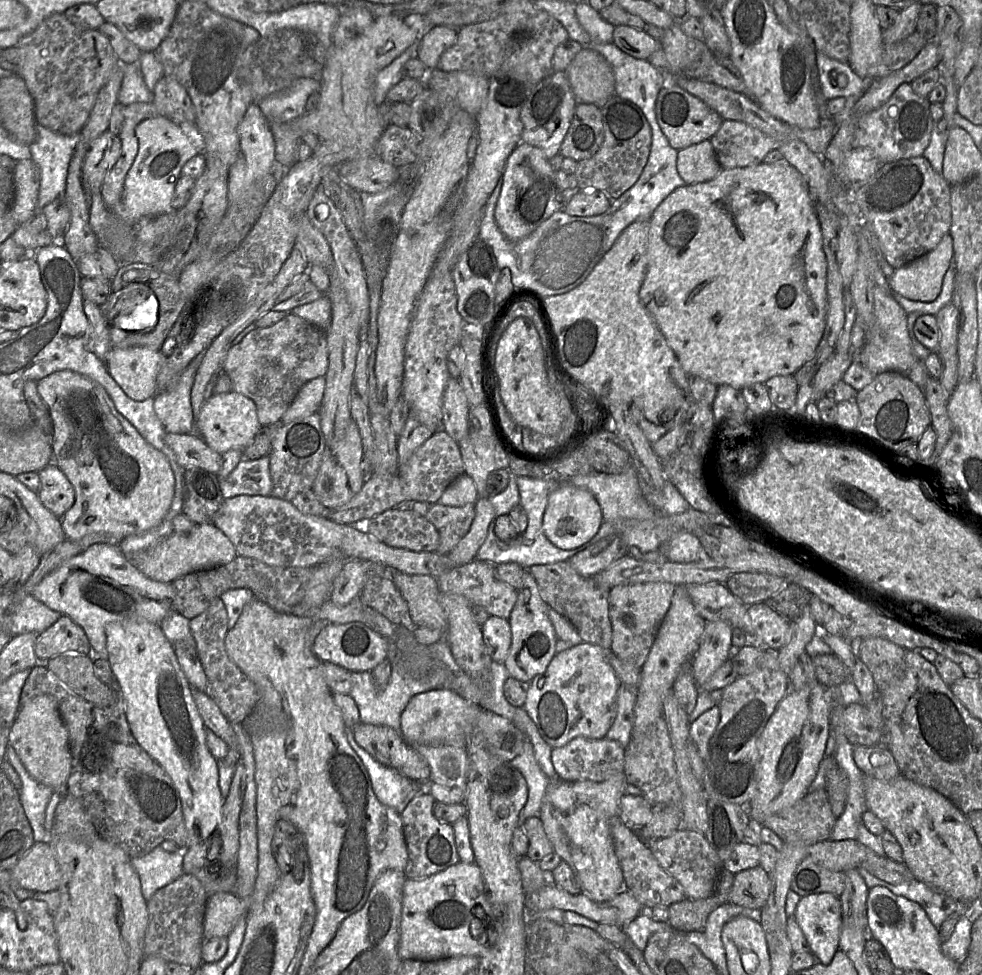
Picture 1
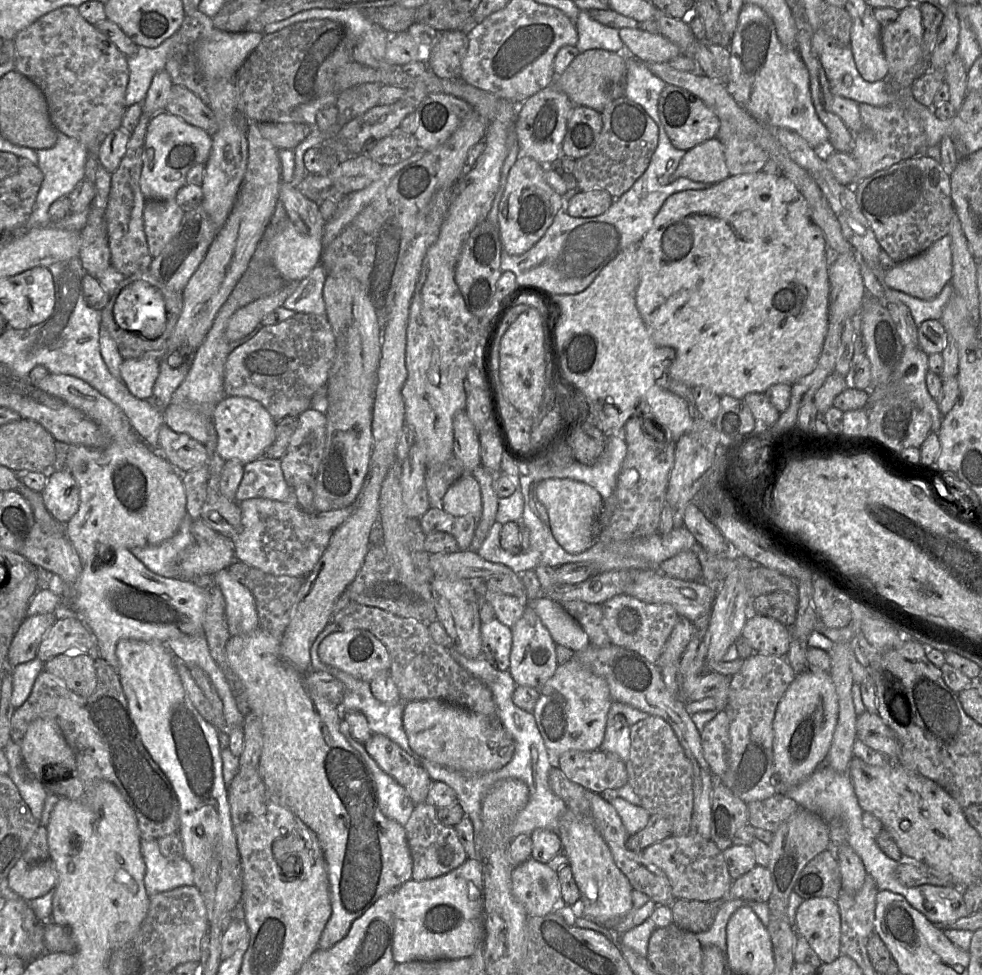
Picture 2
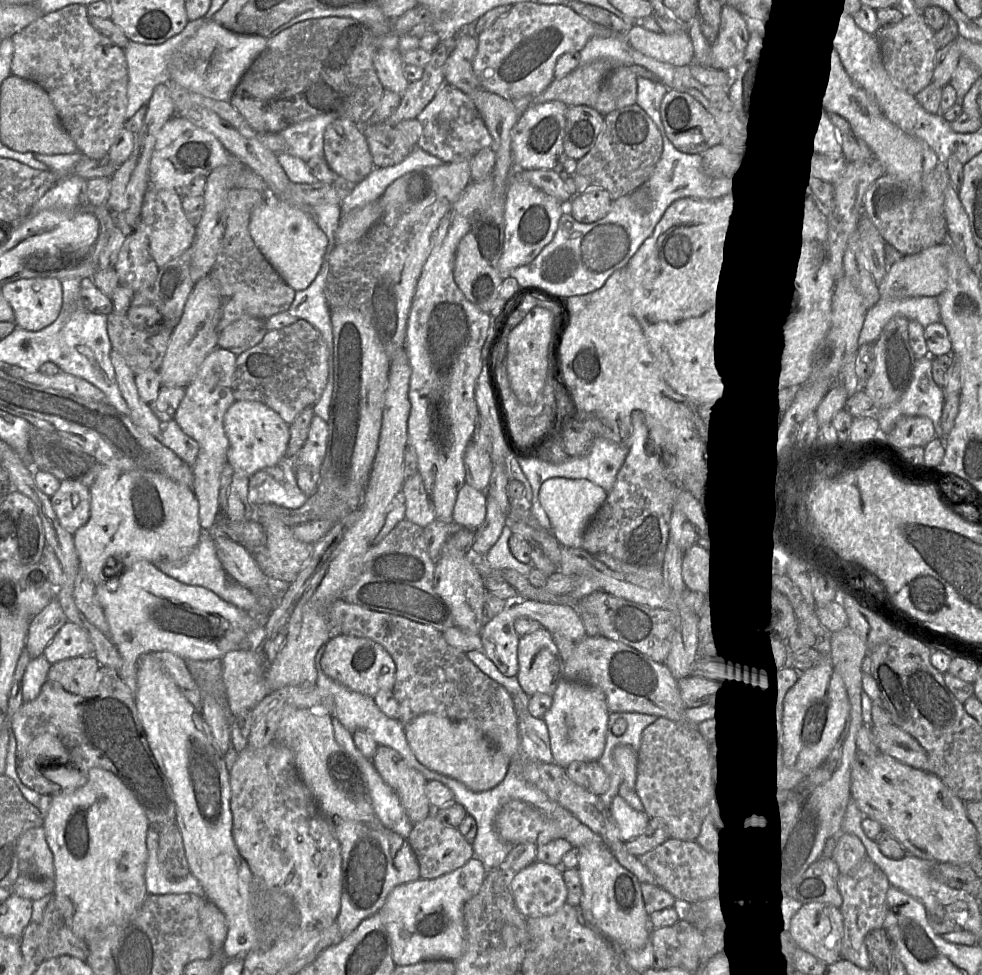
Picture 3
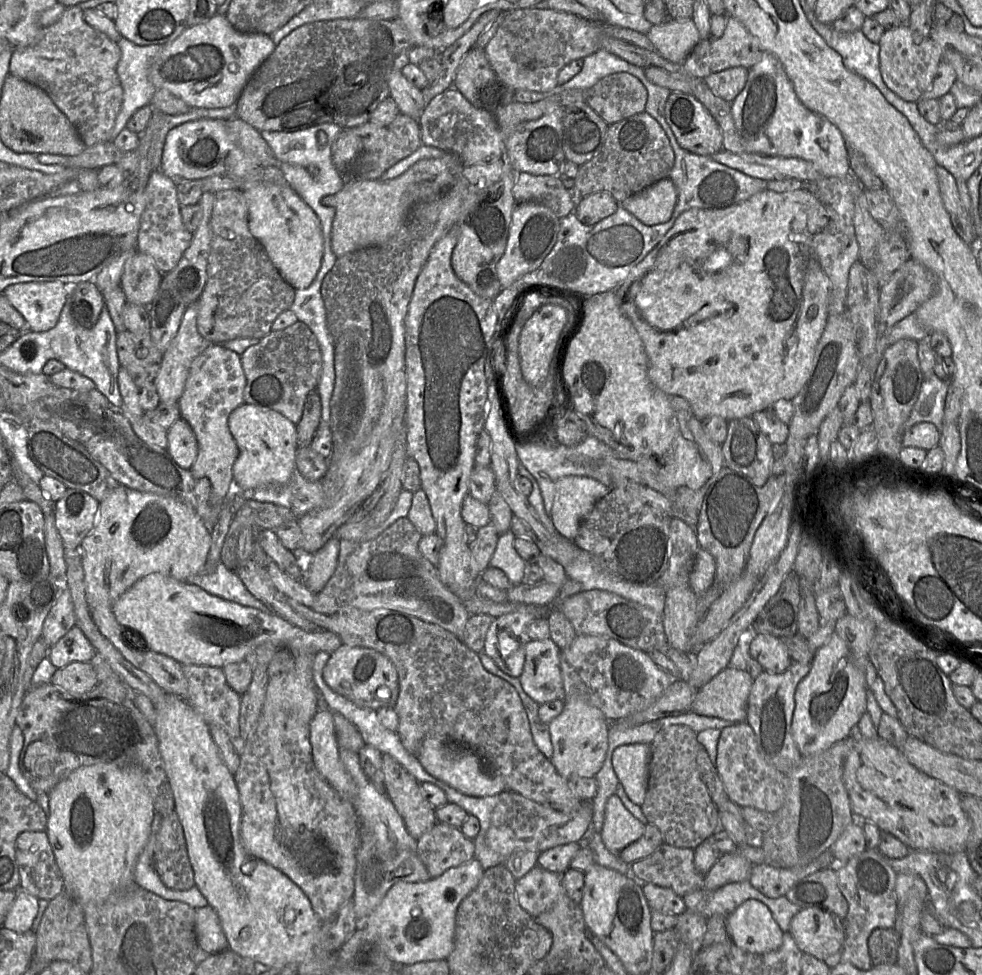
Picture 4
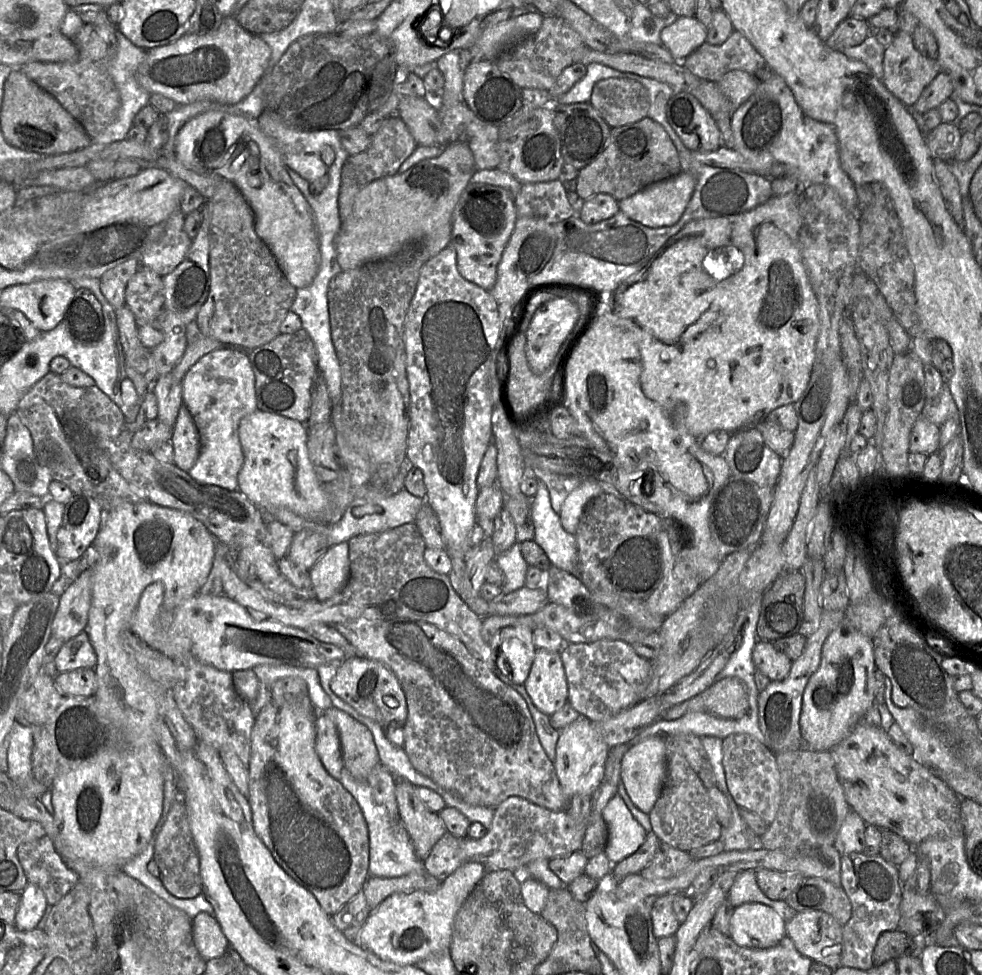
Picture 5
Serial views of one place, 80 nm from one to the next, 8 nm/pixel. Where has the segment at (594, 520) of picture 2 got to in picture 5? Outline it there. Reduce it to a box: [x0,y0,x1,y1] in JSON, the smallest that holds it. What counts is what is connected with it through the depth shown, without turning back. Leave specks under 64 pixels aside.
[559,480,603,534]

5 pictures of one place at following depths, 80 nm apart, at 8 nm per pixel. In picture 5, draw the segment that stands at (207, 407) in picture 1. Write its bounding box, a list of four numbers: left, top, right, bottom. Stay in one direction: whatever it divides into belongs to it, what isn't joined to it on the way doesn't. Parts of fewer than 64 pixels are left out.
[238,410,327,518]

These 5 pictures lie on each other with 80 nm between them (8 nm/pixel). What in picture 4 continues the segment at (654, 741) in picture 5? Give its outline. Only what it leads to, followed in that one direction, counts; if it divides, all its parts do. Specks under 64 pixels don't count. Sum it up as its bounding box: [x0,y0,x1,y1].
[612,743,650,806]

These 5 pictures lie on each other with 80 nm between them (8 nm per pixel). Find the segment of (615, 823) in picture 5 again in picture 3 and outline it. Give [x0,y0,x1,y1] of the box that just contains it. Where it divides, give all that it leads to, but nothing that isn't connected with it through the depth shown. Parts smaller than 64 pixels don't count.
[609,795,650,842]

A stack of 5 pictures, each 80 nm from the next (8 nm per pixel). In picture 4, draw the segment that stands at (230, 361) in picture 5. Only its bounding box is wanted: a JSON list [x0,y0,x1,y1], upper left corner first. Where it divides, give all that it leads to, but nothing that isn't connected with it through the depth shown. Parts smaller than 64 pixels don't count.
[178,344,246,507]

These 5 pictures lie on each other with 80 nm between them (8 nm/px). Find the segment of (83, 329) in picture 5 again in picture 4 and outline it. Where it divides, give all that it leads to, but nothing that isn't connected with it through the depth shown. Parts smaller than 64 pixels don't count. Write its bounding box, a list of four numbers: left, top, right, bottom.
[71,281,106,329]

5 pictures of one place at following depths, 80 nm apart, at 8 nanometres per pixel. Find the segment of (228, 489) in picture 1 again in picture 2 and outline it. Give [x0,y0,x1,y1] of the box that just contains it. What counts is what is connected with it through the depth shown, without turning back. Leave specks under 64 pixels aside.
[235,456,297,505]

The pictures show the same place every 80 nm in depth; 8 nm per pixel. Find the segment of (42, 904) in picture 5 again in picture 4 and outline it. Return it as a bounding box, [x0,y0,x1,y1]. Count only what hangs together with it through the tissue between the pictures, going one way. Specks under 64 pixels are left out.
[1,890,39,933]

